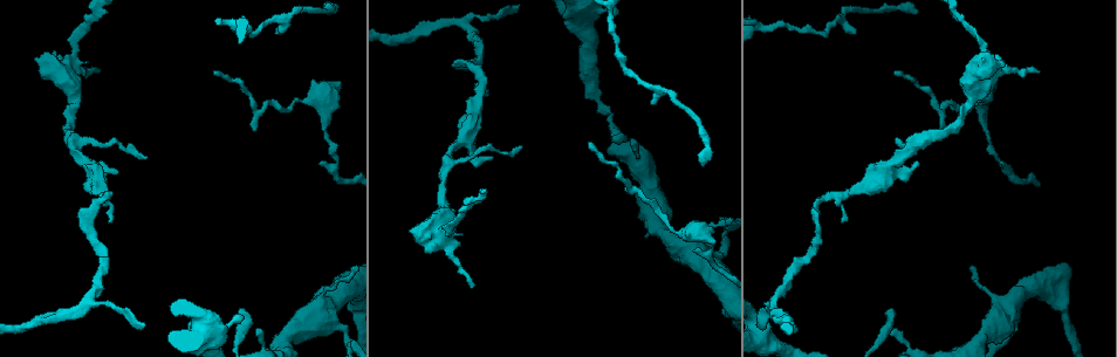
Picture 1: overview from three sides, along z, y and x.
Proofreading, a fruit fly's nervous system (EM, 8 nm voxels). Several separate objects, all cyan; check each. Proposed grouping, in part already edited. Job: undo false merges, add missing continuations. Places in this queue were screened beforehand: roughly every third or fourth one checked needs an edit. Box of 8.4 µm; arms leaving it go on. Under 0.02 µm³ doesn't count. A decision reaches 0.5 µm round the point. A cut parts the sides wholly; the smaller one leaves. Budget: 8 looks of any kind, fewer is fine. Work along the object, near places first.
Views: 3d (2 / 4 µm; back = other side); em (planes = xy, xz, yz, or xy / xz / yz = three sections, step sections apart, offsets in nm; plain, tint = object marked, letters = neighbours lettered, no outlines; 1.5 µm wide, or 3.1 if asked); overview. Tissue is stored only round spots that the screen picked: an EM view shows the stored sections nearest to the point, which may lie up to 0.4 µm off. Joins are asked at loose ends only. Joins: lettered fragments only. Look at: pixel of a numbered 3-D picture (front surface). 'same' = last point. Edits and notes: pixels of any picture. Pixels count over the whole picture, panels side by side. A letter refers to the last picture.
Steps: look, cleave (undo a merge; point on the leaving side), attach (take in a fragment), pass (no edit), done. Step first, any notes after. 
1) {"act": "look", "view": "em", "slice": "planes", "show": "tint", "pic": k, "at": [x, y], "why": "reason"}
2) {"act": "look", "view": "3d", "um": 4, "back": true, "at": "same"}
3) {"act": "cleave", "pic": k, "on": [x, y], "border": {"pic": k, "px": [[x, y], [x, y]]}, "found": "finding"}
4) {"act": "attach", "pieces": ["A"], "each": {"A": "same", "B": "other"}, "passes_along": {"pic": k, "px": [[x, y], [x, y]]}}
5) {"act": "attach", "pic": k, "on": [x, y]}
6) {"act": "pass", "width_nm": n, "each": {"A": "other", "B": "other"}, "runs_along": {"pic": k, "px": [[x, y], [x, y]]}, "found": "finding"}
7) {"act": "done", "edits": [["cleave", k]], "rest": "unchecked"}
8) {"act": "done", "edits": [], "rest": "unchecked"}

{"act": "look", "view": "3d", "um": 4, "pic": 1, "at": [909, 172]}

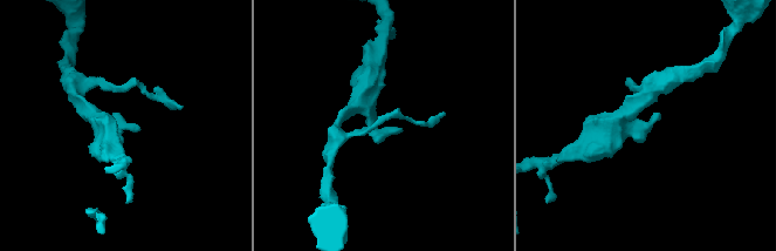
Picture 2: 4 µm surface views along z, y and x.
{"act": "look", "view": "em", "slice": "planes", "show": "letters", "pic": 2, "at": [647, 126]}

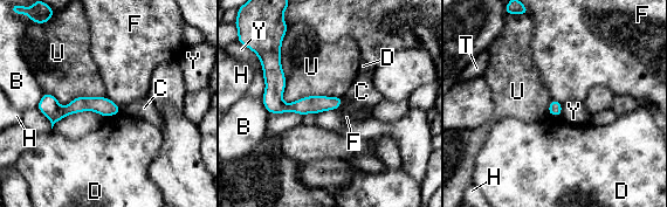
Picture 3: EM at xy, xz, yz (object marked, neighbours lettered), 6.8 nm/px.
{"act": "pass", "each": {"B": "other", "C": "other", "D": "other", "F": "other", "H": "other", "T": "other", "U": "other", "Y": "other"}, "border": {"pic": 3, "px": [[287, 27], [282, 99], [342, 98]]}, "found": "no lettered fragment goes on from it"}

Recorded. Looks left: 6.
{"act": "look", "view": "em", "slice": "xz", "step": 8, "show": "letters", "pic": 1, "at": [981, 58], "why": "an open end"}

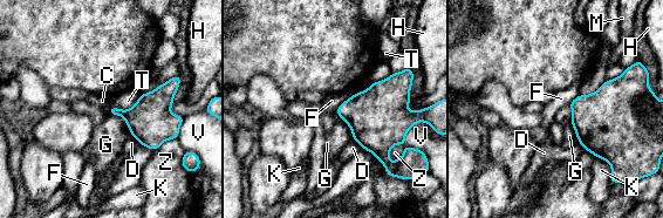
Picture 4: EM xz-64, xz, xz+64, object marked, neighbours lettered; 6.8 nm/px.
{"act": "look", "view": "em", "slice": "planes", "show": "letters", "at": "same"}

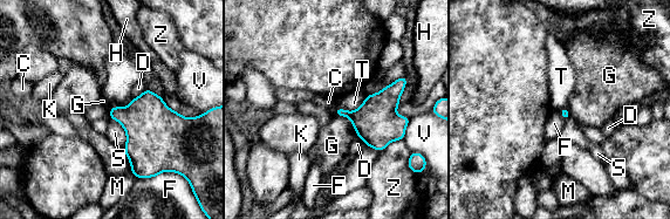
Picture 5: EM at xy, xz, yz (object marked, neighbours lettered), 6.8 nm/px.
{"act": "pass", "longest_contact_nm": ["T", 240], "each": {"C": "other", "D": "other", "F": "other", "G": "other", "H": "other", "K": "other", "M": "other", "S": "other", "T": "other", "V": "other", "Z": "other"}, "border": {"pic": 5, "px": [[367, 95], [353, 110], [335, 109]]}, "found": "none of them fits"}

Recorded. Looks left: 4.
{"act": "look", "view": "em", "slice": "yz", "step": 8, "show": "tint", "pic": 1, "at": [618, 12], "why": "an open end"}

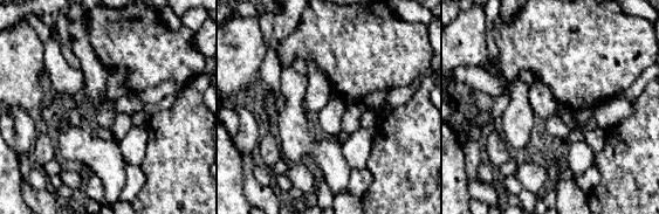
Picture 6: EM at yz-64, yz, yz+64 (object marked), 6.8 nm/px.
{"act": "look", "view": "em", "slice": "planes", "show": "letters", "at": "same"}

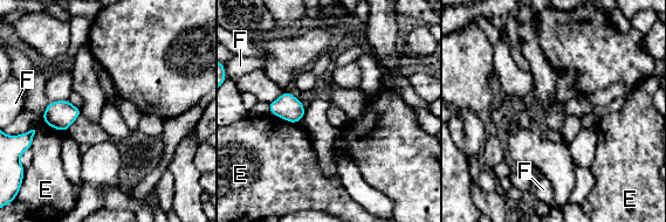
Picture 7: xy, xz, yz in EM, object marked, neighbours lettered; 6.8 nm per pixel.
{"act": "pass", "width_nm": 170, "each": {"E": "other", "F": "other"}, "found": "no lettered fragment goes on from it"}

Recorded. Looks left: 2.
{"act": "done", "edits": [], "rest": "unchecked"}

